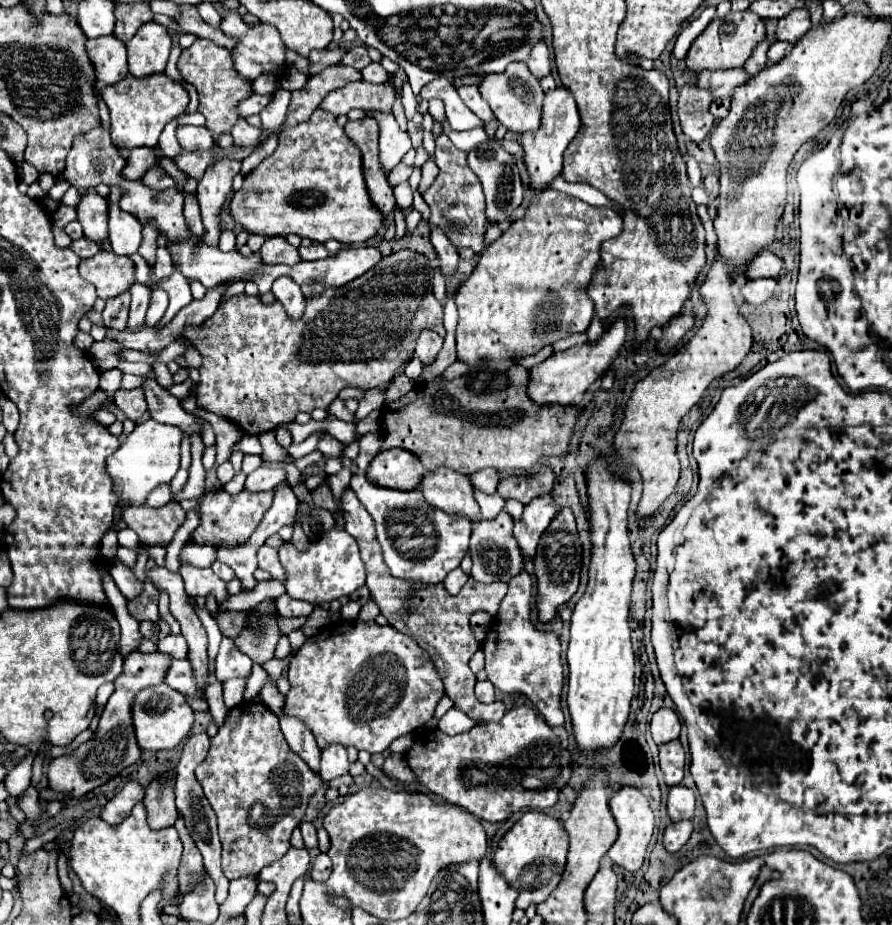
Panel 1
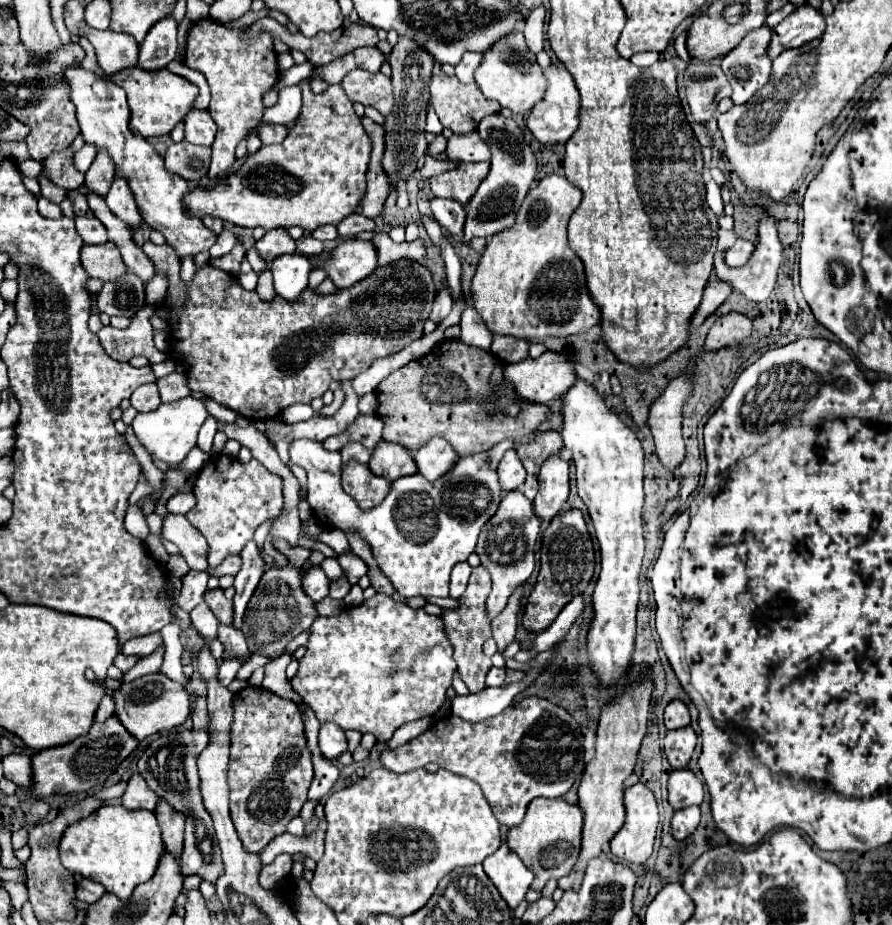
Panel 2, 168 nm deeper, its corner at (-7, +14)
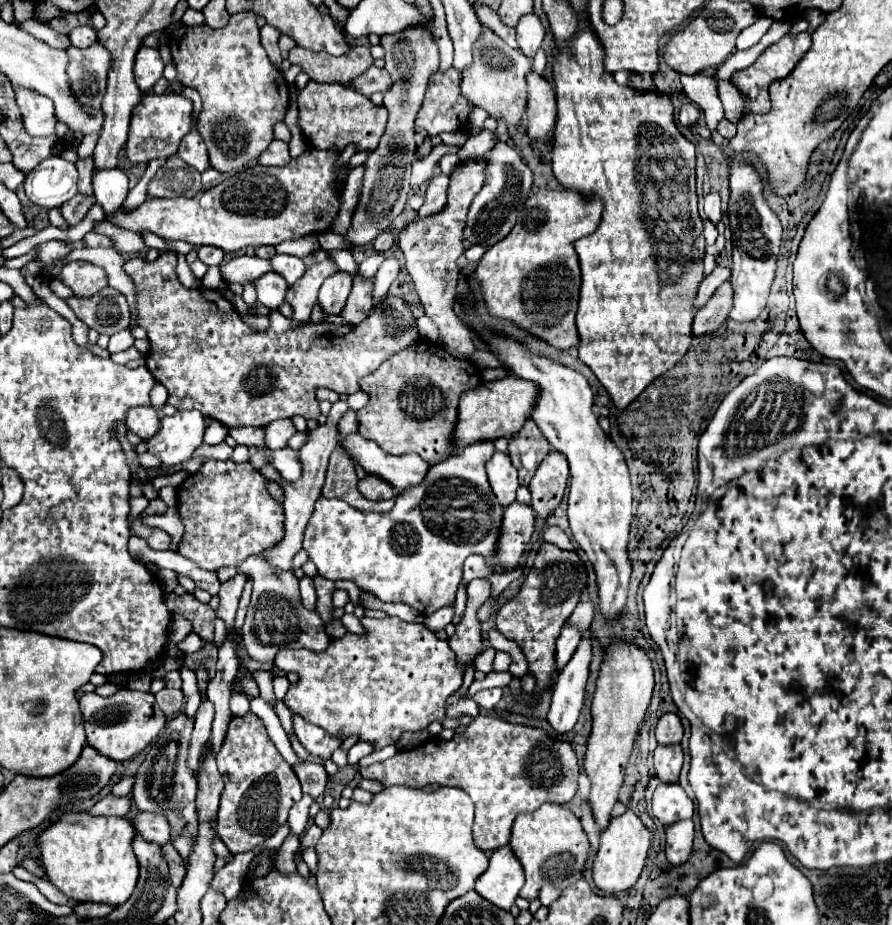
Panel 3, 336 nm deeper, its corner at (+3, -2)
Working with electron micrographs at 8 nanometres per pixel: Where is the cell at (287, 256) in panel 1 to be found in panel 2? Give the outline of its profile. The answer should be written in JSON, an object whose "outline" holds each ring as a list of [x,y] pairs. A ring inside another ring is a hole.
{"outline":[[[274,228],[274,230],[268,230],[262,240],[256,242],[256,248],[258,248],[258,254],[266,262],[270,262],[276,256],[296,252],[296,242],[292,240],[292,236],[284,228]]]}

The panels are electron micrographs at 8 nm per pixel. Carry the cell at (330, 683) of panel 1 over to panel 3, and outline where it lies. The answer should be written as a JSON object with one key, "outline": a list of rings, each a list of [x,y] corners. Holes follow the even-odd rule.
{"outline":[[[362,618],[362,626],[366,630],[364,636],[348,632],[344,638],[332,640],[328,652],[314,654],[308,650],[280,650],[276,654],[276,666],[300,676],[298,684],[292,684],[284,698],[284,704],[292,712],[300,712],[308,722],[314,722],[332,734],[360,734],[360,740],[372,742],[376,750],[394,744],[404,732],[422,730],[435,720],[440,720],[444,728],[451,729],[472,722],[470,716],[452,719],[444,714],[446,700],[462,686],[462,670],[458,668],[456,654],[450,650],[446,640],[436,638],[436,634],[424,624],[408,624],[400,618]]]}

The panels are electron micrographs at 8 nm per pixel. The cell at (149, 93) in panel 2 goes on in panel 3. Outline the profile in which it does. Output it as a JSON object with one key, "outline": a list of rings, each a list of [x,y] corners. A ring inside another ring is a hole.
{"outline":[[[144,94],[136,106],[130,122],[130,134],[126,142],[126,156],[132,164],[148,164],[156,158],[170,158],[178,152],[180,140],[192,128],[192,102],[180,94]]]}

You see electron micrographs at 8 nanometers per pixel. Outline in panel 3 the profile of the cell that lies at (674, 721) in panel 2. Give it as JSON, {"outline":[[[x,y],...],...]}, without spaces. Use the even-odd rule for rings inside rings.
{"outline":[[[664,714],[656,724],[658,744],[680,744],[682,740],[682,722],[678,714]]]}

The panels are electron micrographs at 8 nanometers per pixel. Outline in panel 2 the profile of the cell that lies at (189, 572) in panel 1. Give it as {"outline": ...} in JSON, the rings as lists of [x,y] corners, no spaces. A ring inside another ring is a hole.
{"outline":[[[168,514],[162,524],[162,536],[180,548],[180,554],[192,570],[208,570],[208,544],[204,536],[186,520],[186,516]]]}

